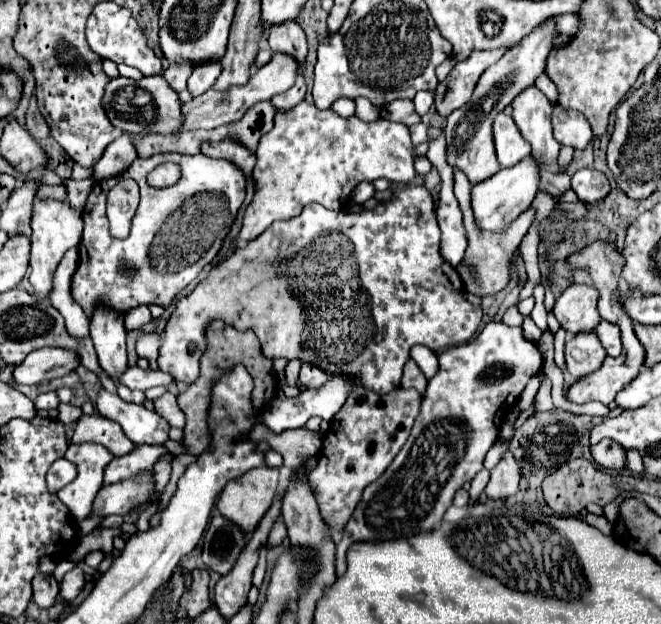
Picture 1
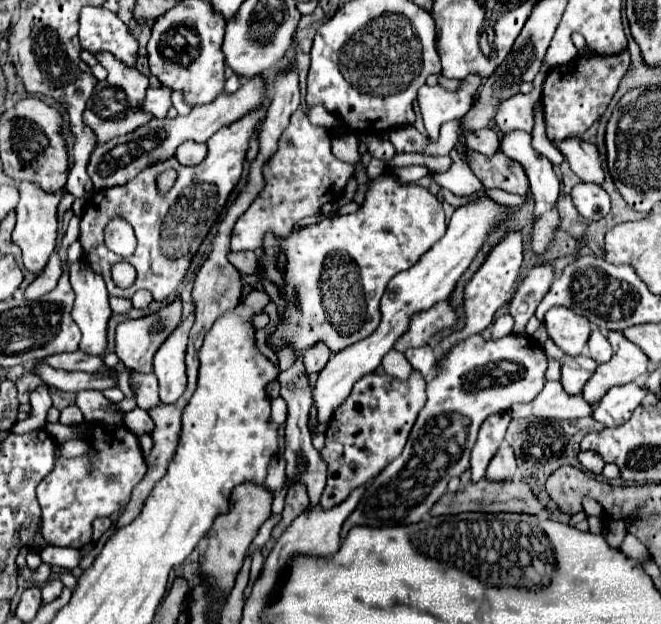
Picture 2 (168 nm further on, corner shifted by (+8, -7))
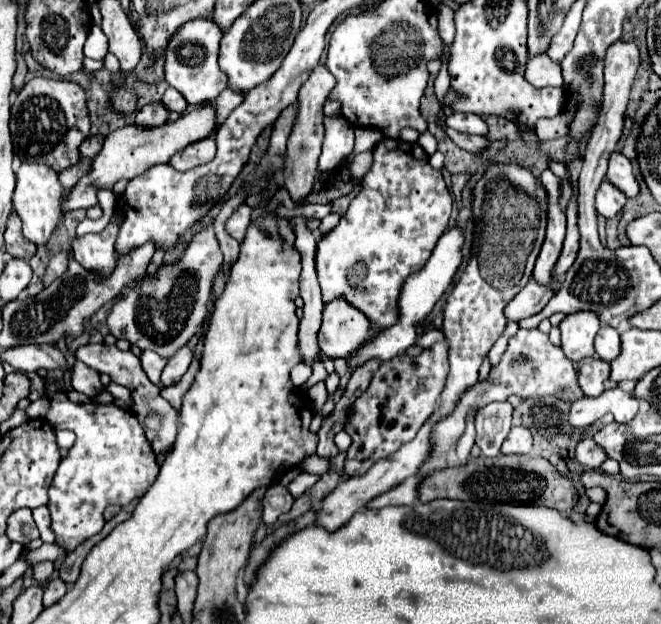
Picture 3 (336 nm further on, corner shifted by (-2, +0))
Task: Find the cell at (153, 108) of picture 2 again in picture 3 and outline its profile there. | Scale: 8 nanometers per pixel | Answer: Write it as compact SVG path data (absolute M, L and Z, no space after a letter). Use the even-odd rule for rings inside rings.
M149 103L137 111L135 123L141 127L155 127L165 123L169 117L169 109L163 103Z

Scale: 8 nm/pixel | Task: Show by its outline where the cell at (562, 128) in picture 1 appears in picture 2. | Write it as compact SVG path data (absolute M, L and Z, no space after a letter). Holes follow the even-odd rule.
M569 138L569 140L563 140L561 144L557 144L557 148L565 156L565 160L569 162L571 170L581 178L581 182L603 184L605 174L601 168L599 152L593 144Z

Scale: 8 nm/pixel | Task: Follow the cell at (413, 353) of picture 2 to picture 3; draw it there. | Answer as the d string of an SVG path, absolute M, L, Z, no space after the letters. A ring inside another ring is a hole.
M429 327L429 329L425 329L425 331L419 335L417 345L419 345L421 349L427 349L427 347L431 347L435 341L441 341L441 339L443 339L443 333L441 333L439 329L435 329L435 327Z

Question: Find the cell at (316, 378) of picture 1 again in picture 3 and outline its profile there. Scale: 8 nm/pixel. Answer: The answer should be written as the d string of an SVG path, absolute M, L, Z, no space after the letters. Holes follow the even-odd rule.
M337 299L323 309L323 325L319 329L319 347L329 359L347 357L363 341L369 339L371 325L363 313L347 301Z

